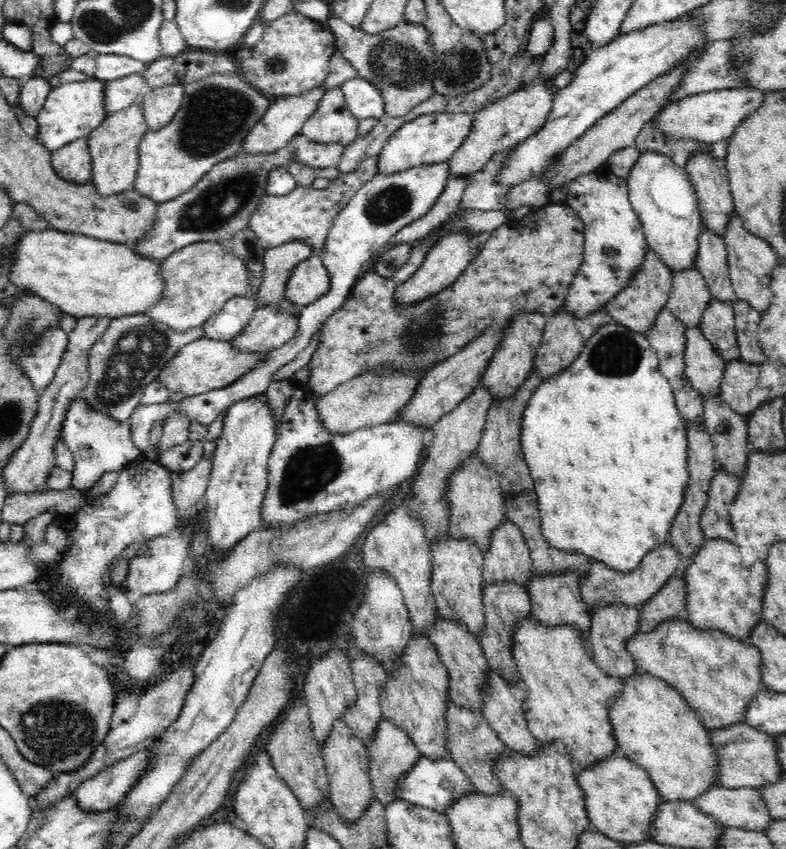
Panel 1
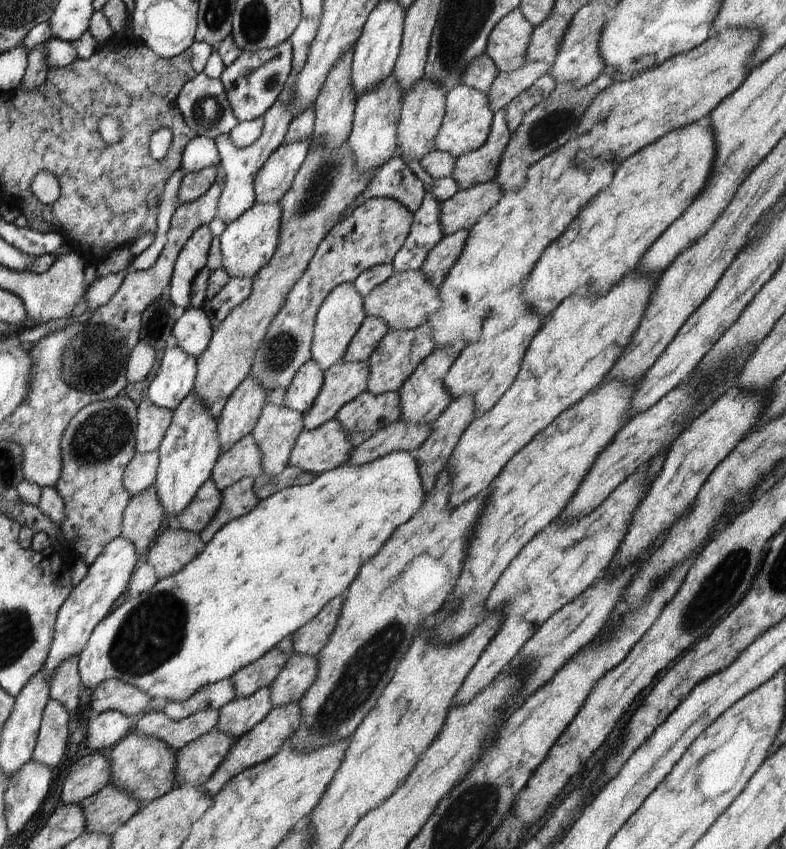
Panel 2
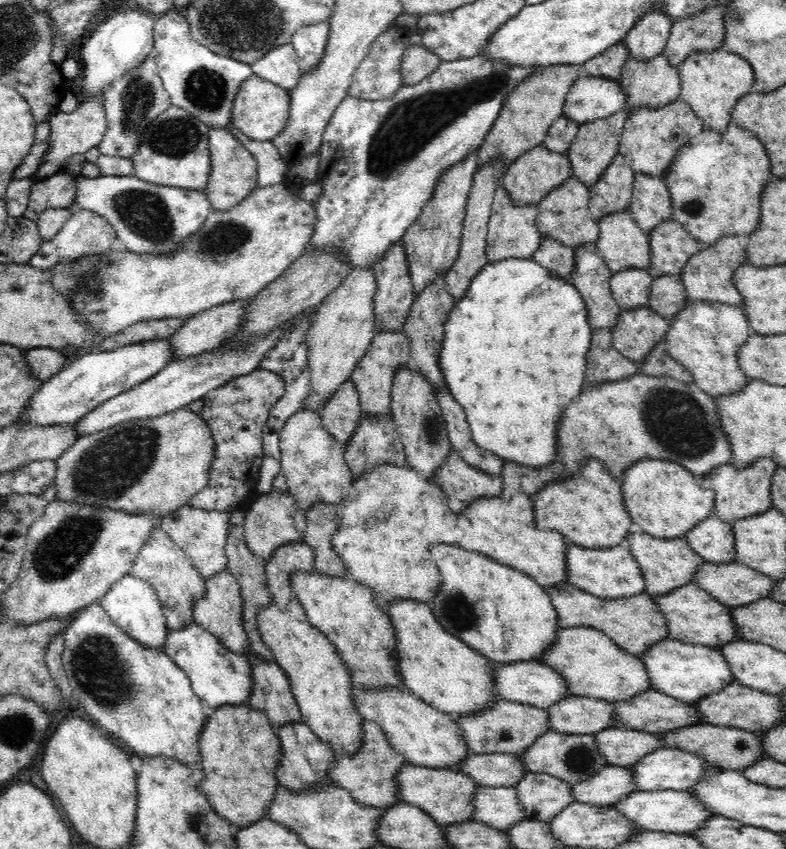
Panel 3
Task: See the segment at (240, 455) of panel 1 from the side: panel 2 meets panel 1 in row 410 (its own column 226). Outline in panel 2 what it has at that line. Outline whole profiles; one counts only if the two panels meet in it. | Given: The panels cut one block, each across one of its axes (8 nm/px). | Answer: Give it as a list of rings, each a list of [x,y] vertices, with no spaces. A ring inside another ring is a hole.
[[[255,203],[242,216],[226,225],[224,232],[219,236],[222,253],[222,266],[230,276],[252,279],[253,276],[265,267],[279,241],[281,225],[281,210],[278,203],[260,204]]]

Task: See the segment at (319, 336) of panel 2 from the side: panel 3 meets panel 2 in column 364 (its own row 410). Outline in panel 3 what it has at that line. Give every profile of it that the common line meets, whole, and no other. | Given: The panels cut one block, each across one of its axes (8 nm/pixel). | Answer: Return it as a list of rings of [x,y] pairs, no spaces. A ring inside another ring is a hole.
[[[362,267],[350,271],[338,288],[335,288],[318,306],[314,324],[306,332],[308,346],[308,372],[312,388],[302,407],[319,415],[323,402],[342,383],[351,378],[356,363],[370,348],[374,330],[374,296],[376,277],[372,268]]]

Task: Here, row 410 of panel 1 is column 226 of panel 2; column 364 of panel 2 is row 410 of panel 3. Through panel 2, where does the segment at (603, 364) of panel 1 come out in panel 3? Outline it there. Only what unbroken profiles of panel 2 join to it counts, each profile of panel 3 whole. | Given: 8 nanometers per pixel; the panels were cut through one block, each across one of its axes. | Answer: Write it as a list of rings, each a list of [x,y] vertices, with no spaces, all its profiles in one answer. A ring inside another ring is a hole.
[[[510,257],[498,262],[488,261],[471,280],[467,291],[458,299],[445,322],[444,346],[439,352],[439,367],[445,376],[449,391],[464,409],[474,442],[485,451],[498,455],[503,461],[512,461],[528,467],[541,467],[551,463],[557,455],[556,422],[566,404],[580,394],[586,372],[587,352],[592,344],[592,331],[587,317],[587,306],[582,295],[569,279],[561,278],[532,259]]]

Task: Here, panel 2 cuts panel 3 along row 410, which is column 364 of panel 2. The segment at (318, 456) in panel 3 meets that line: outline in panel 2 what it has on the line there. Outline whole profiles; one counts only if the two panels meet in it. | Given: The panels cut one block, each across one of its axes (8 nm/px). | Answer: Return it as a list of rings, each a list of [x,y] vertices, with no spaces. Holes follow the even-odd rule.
[[[421,270],[395,273],[382,284],[378,284],[377,287],[374,287],[373,291],[370,291],[370,294],[363,298],[363,309],[366,316],[381,318],[383,321],[385,321],[390,329],[396,330],[410,330],[423,325],[427,322],[427,316],[429,314],[435,313],[442,305],[443,302],[439,297],[437,288],[434,288],[429,283]]]

